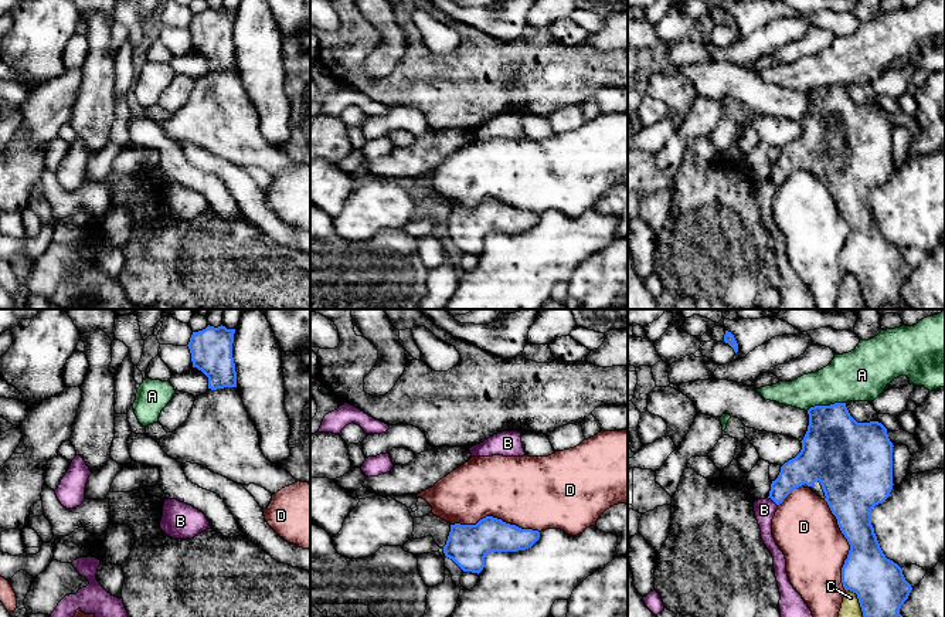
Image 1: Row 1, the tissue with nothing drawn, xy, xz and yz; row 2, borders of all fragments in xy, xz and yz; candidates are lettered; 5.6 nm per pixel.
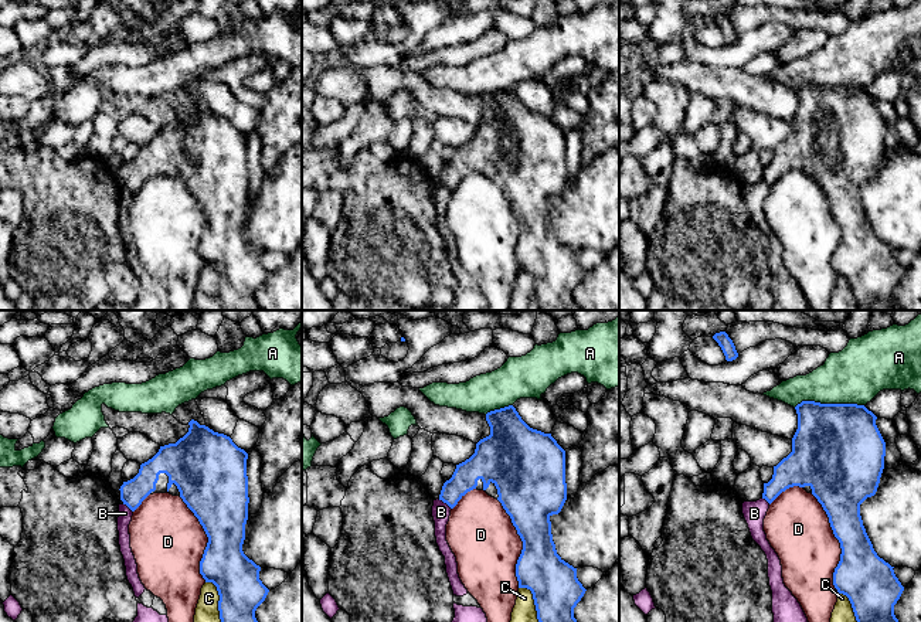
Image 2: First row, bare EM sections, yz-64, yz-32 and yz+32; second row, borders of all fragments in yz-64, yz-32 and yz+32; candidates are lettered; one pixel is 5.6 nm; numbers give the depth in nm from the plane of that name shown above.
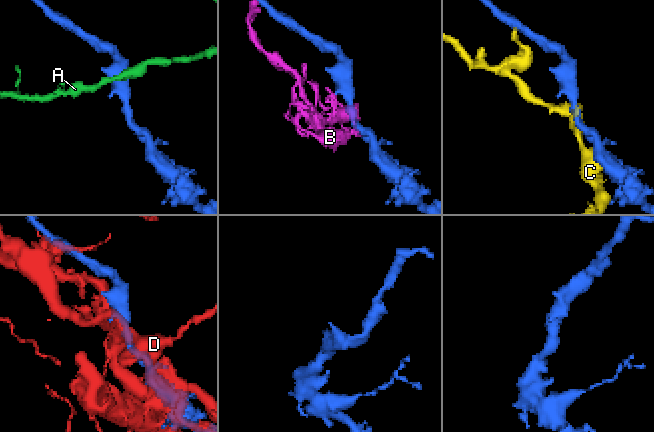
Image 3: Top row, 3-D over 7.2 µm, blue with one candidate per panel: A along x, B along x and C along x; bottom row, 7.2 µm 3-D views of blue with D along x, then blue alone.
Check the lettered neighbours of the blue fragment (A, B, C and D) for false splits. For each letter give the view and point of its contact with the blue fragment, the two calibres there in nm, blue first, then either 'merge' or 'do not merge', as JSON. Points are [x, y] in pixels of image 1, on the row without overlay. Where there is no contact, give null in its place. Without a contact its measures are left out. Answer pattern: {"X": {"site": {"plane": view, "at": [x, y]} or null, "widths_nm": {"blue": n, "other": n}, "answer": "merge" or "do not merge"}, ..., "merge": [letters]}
{"A": {"site": {"plane": "yz", "at": [825, 88]}, "widths_nm": {"blue": 380, "other": 280}, "answer": "do not merge"}, "B": {"site": {"plane": "yz", "at": [772, 182]}, "widths_nm": {"blue": 170, "other": 120}, "answer": "do not merge"}, "C": {"site": {"plane": "yz", "at": [860, 288]}, "widths_nm": {"blue": 300, "other": 160}, "answer": "do not merge"}, "D": {"site": {"plane": "yz", "at": [849, 226]}, "widths_nm": {"blue": 280, "other": 360}, "answer": "do not merge"}, "merge": []}

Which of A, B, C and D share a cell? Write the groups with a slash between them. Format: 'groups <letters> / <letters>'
groups A / B / C / D

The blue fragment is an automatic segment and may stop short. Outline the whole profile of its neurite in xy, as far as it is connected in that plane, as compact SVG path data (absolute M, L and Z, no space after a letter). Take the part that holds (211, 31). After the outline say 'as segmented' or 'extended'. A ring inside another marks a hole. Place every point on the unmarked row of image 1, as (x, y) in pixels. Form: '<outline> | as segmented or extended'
M207 9L193 14L188 31L193 50L208 60L208 71L237 70L237 54L232 40L235 11Z | as segmented

